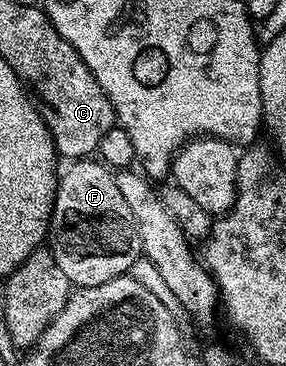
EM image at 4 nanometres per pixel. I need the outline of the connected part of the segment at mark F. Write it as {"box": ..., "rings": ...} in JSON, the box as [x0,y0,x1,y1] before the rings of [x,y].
{"box":[49,160,141,288],"rings":[[[75,160],[68,166],[71,167],[62,171],[49,223],[51,255],[57,260],[61,272],[69,276],[71,285],[75,288],[96,286],[105,284],[105,280],[122,278],[135,261],[140,261],[141,247],[133,212],[129,212],[129,204],[125,204],[125,199],[121,197],[115,174],[98,160]]]}

